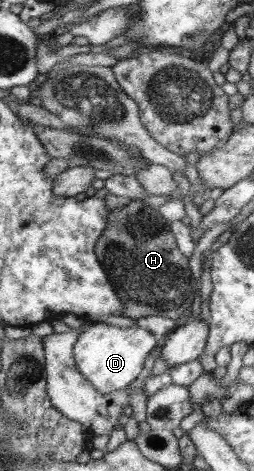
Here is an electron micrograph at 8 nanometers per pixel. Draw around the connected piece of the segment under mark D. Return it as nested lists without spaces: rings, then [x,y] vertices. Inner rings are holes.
[[[87,321],[74,346],[75,363],[92,386],[102,393],[126,388],[140,378],[144,360],[156,348],[156,338],[143,323],[132,327],[117,327],[107,323]]]

